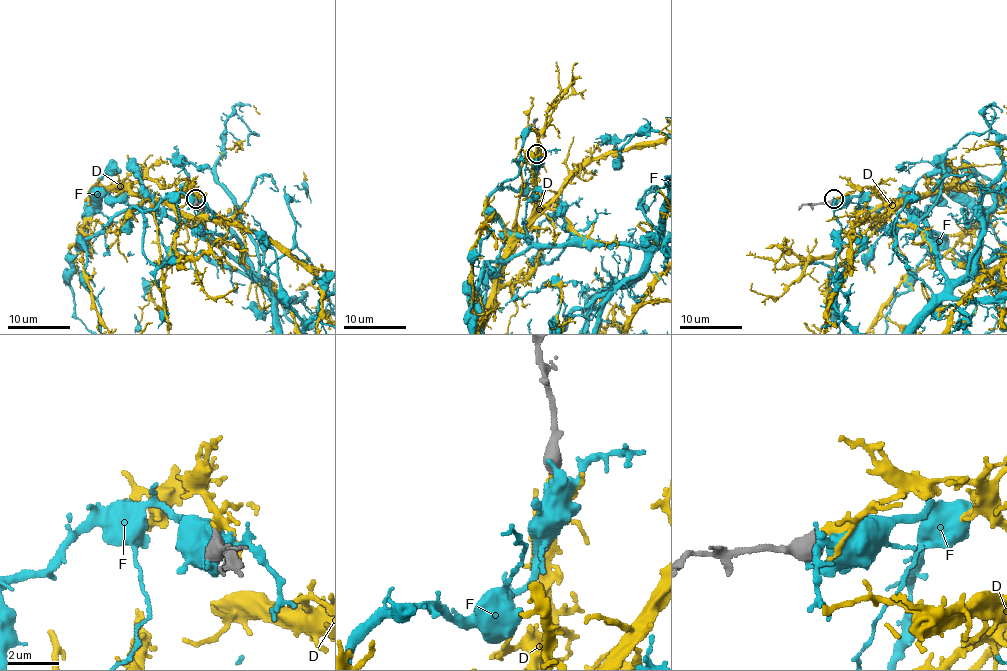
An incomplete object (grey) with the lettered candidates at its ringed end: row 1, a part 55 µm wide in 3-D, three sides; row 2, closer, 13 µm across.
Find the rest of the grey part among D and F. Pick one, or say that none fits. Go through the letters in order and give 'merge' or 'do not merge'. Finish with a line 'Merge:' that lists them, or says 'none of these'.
D: merge
F: do not merge
Merge: D

